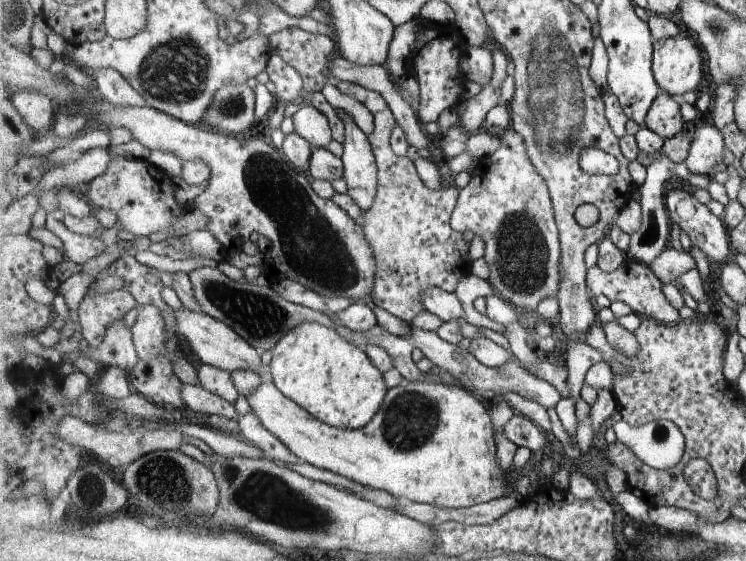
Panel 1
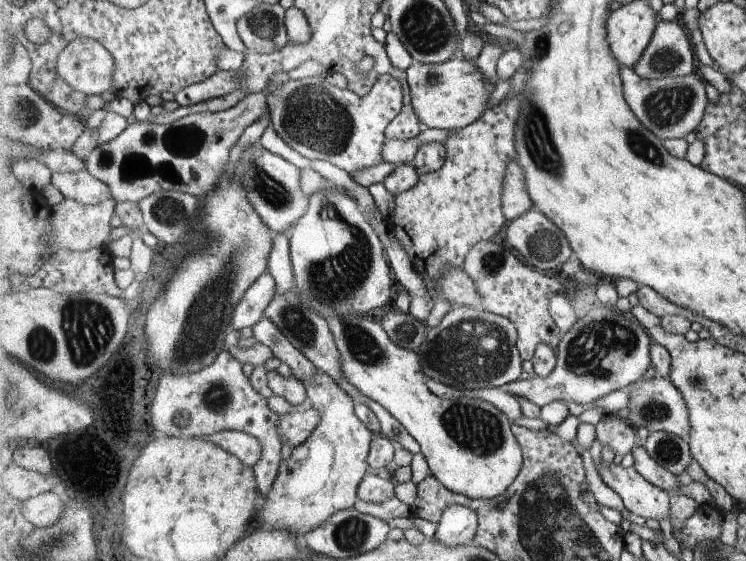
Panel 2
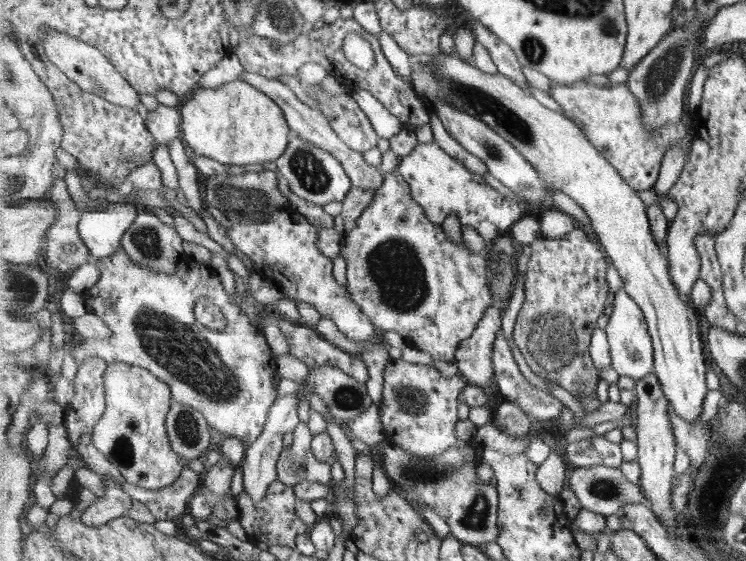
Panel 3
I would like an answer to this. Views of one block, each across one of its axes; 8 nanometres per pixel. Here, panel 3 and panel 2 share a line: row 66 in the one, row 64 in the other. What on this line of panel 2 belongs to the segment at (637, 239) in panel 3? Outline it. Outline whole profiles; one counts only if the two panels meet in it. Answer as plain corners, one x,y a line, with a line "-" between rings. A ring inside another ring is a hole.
457,55
443,63
423,64
415,62
407,70
411,90
411,104
421,123
429,129
457,131
479,121
490,105
496,86
487,80
475,62

